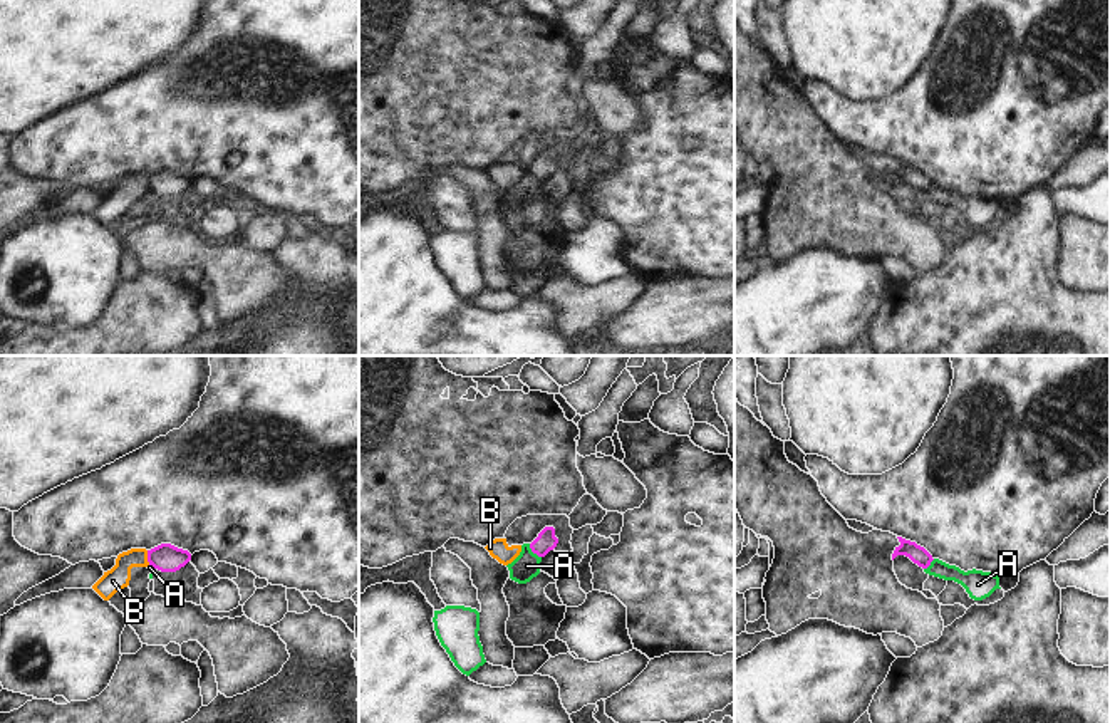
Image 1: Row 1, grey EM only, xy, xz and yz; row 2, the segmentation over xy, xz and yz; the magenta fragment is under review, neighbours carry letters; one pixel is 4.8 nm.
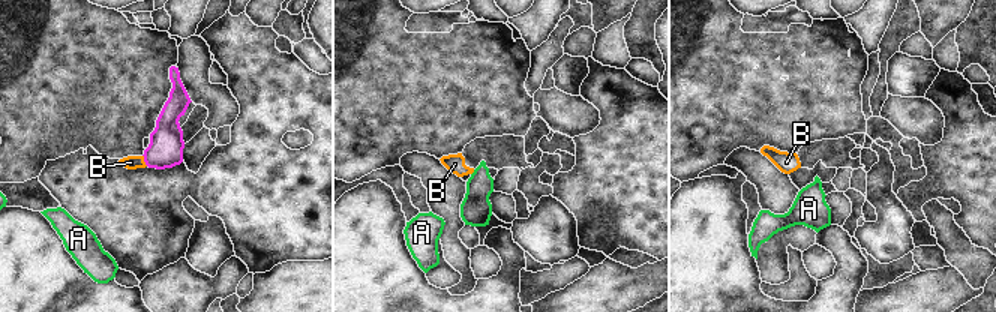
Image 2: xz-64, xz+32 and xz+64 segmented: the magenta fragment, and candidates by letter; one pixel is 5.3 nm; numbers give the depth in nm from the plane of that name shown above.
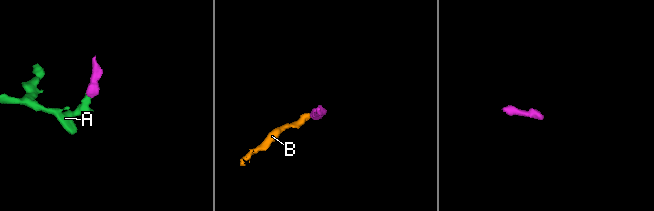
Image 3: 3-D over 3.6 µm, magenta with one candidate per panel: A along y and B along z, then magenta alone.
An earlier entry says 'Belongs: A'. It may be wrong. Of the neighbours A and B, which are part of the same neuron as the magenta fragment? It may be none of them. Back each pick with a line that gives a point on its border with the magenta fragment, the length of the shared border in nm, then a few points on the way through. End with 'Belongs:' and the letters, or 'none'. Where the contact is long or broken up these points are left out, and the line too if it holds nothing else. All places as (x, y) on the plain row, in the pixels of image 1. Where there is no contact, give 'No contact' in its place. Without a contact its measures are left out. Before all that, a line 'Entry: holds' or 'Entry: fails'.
Entry: fails
Belongs: none.

